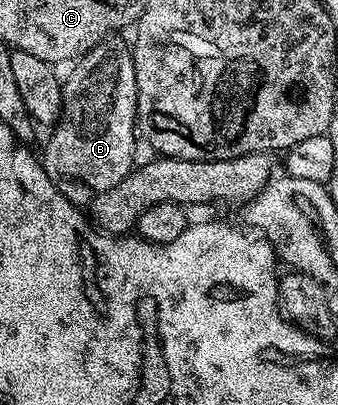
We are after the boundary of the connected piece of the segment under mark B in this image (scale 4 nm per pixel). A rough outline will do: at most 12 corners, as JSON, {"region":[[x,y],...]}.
{"region":[[129,44],[73,62],[40,151],[54,182],[108,192],[135,168]]}

